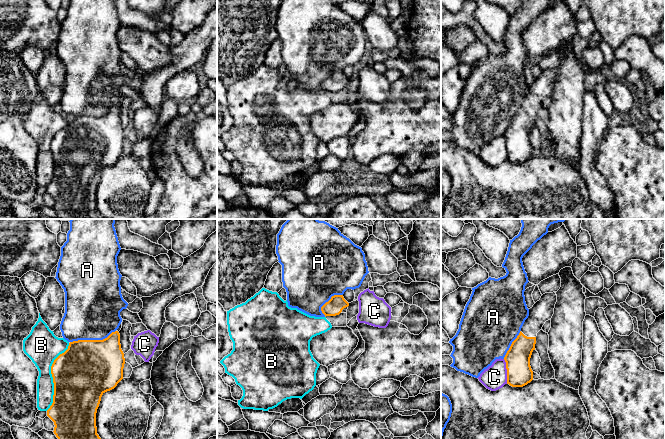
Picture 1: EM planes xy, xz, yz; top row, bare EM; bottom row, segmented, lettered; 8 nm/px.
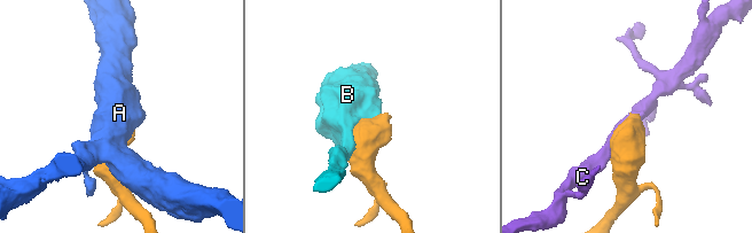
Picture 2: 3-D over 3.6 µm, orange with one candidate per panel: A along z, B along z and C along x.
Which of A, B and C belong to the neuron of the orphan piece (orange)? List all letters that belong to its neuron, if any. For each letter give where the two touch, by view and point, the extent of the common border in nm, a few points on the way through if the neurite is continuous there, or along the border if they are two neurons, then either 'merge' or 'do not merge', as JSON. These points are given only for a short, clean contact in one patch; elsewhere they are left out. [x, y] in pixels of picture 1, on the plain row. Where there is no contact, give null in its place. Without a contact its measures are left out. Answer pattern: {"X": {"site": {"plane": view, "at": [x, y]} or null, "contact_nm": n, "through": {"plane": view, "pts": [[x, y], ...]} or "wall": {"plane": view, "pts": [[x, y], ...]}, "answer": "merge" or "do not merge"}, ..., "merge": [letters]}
{"A": {"site": {"plane": "xy", "at": [92, 116]}, "contact_nm": 380, "answer": "do not merge"}, "B": {"site": {"plane": "xy", "at": [52, 152]}, "contact_nm": 550, "answer": "do not merge"}, "C": {"site": {"plane": "yz", "at": [507, 147]}, "contact_nm": 200, "answer": "do not merge"}, "merge": []}

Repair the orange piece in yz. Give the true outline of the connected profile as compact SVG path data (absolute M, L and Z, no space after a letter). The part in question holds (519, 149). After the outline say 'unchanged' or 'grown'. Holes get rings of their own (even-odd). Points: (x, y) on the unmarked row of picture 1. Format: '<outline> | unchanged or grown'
M545 69L532 84L517 114L512 118L504 136L507 145L507 160L523 163L533 156L530 134L535 126L537 109L554 90L557 71Z | grown

